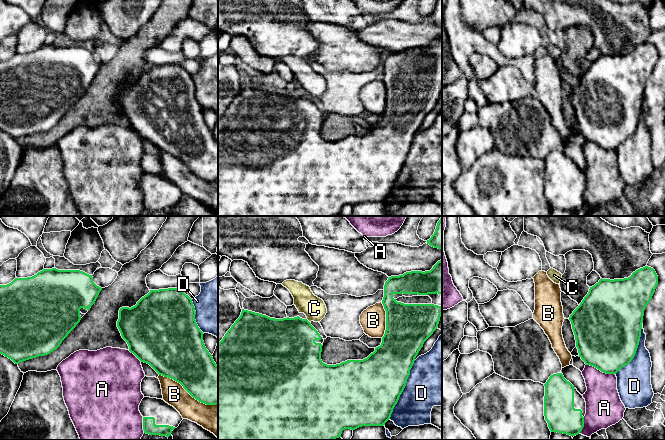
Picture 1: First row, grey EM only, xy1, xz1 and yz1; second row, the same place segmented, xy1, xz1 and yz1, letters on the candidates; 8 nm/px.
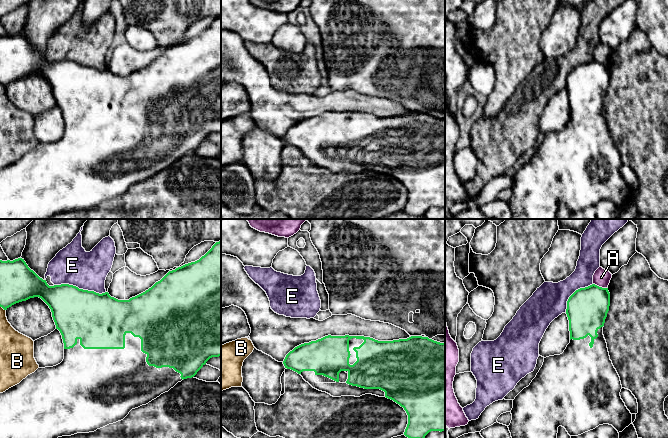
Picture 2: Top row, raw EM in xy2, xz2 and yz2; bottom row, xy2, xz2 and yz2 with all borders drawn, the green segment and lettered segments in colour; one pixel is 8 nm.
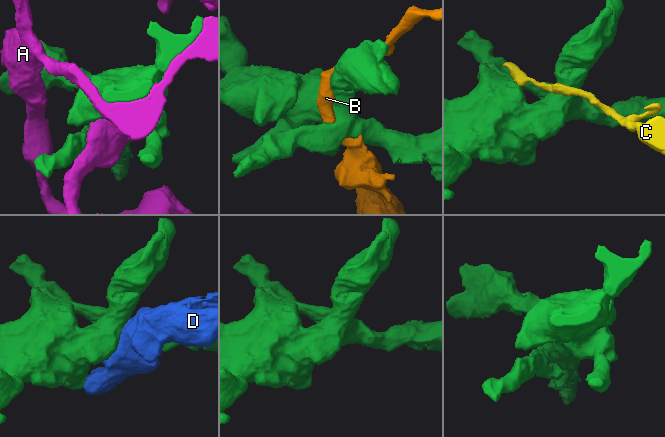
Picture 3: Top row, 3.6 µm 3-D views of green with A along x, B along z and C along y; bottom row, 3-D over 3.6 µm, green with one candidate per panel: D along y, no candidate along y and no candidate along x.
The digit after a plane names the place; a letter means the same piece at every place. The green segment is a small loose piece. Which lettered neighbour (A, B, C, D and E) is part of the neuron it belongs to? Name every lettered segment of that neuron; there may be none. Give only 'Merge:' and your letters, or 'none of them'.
Merge: none of them

